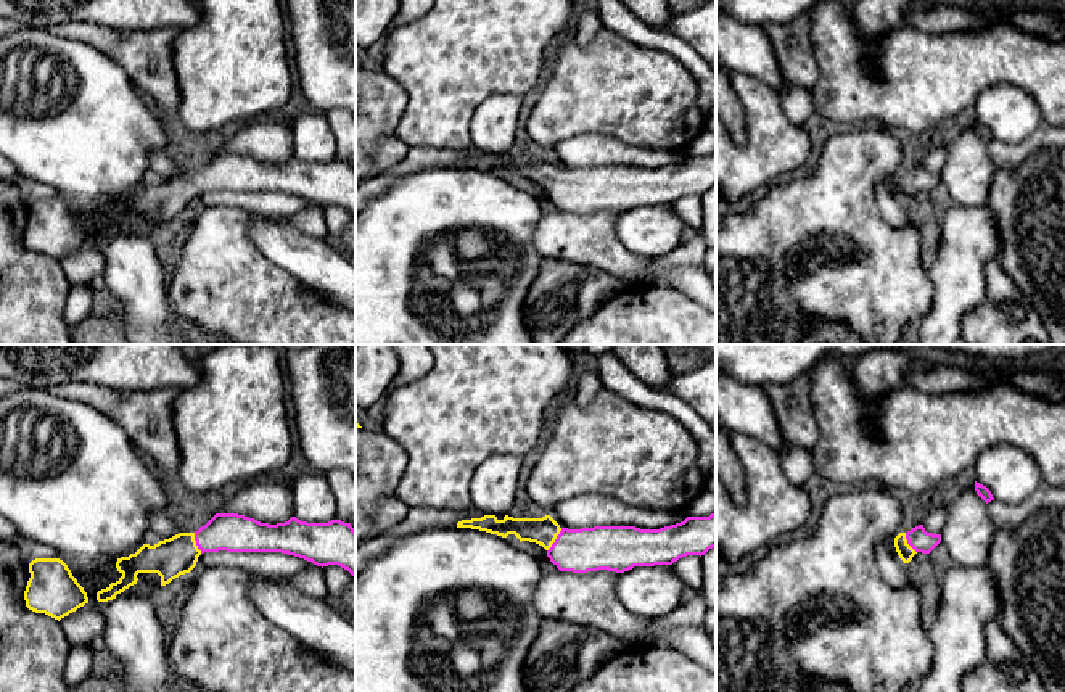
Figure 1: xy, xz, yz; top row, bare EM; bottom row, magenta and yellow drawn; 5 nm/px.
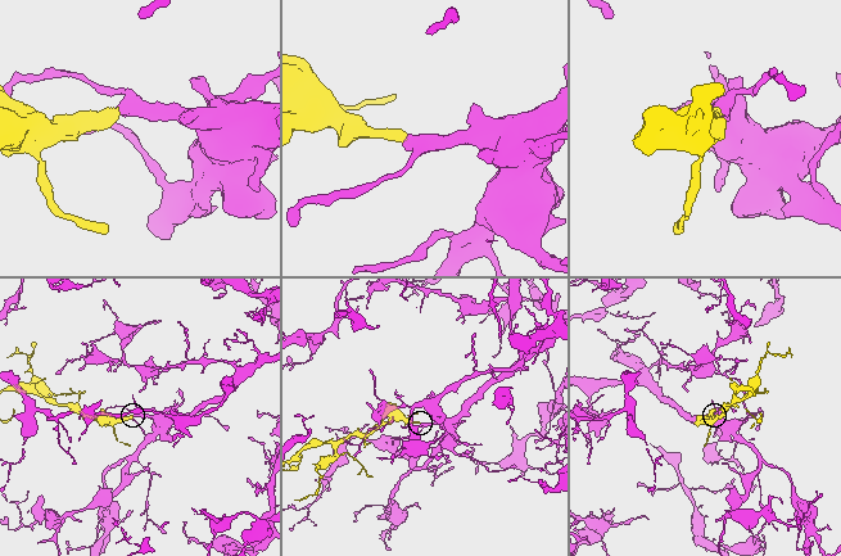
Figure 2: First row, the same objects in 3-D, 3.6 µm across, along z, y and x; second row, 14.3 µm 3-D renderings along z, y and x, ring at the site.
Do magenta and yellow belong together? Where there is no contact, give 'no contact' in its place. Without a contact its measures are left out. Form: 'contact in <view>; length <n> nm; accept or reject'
contact in xz; length 140 nm; accept

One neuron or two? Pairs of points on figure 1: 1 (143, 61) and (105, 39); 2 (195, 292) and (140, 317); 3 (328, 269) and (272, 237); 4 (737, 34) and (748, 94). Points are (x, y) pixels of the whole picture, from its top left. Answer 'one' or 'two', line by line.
1: one
2: two
3: one
4: two

